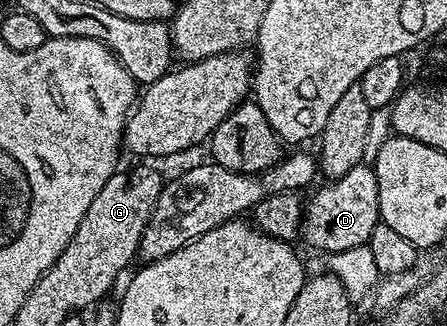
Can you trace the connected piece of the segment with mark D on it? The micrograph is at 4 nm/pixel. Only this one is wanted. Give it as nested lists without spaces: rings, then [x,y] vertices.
[[[367,162],[358,164],[340,180],[324,185],[324,188],[316,187],[310,193],[311,200],[309,196],[306,201],[301,229],[302,243],[307,243],[309,247],[316,248],[319,252],[327,252],[326,254],[353,250],[353,246],[367,244],[373,230],[381,223],[377,174],[374,167]]]

